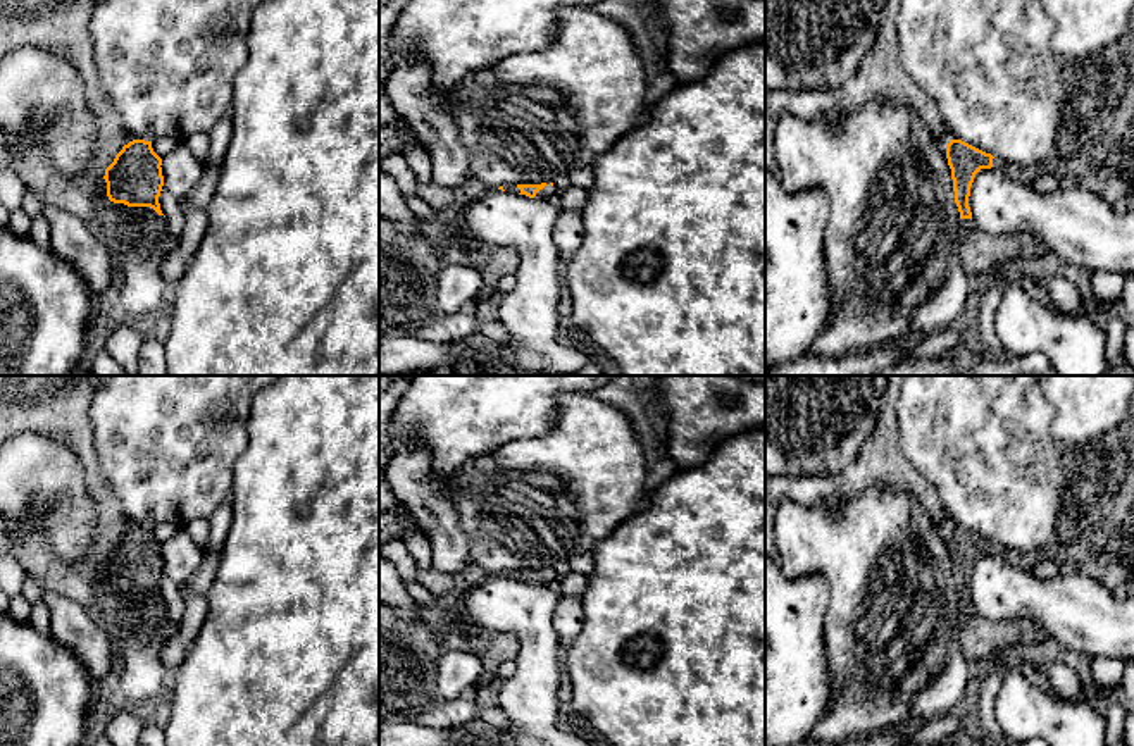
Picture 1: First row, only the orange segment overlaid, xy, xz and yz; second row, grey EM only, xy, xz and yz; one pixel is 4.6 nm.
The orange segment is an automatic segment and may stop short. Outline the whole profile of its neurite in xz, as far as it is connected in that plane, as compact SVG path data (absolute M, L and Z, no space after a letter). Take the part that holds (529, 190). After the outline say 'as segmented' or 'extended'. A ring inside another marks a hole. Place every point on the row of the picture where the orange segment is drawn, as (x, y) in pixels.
M541 183L541 184L505 184L505 186L500 186L498 190L526 195L526 196L536 198L536 200L550 200L550 196L555 191L553 183Z; extended

